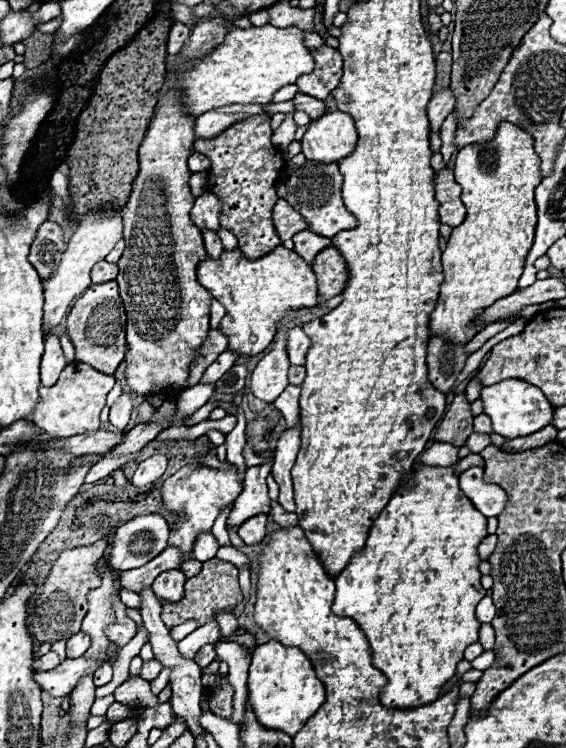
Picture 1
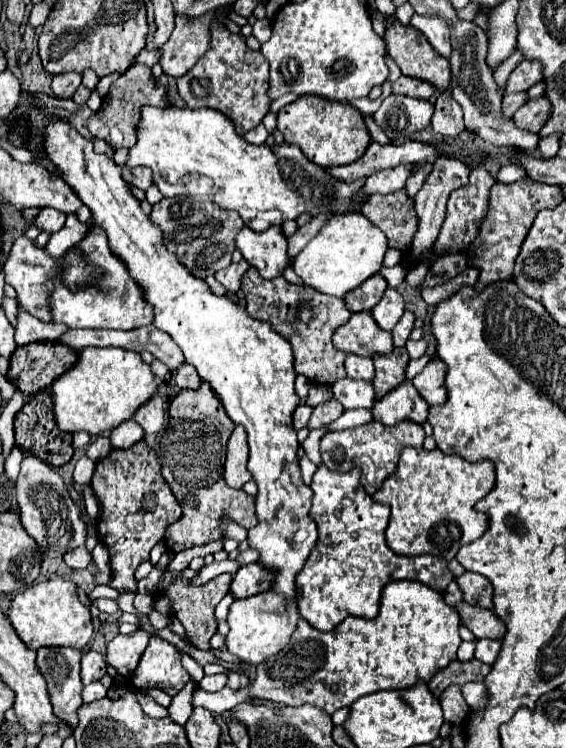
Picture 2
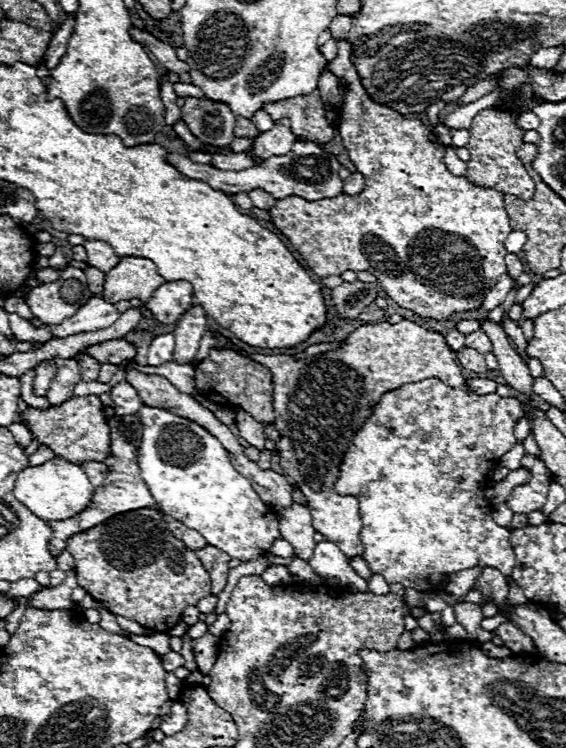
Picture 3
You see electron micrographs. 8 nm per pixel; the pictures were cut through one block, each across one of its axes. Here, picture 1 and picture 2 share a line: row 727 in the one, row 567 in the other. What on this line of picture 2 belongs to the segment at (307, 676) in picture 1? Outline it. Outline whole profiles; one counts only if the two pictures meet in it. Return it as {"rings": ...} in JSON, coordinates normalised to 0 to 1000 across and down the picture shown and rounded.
{"rings":[[[95,163],[81,171],[81,203],[88,214],[106,225],[117,243],[131,251],[131,257],[145,265],[145,270],[163,281],[163,297],[180,302],[191,313],[191,324],[198,337],[223,350],[226,364],[247,382],[254,382],[254,393],[261,404],[272,409],[272,433],[279,441],[297,444],[304,455],[322,465],[325,479],[332,487],[339,487],[353,505],[371,511],[375,521],[389,527],[389,535],[396,537],[399,553],[410,559],[413,567],[424,567],[438,578],[438,596],[442,596],[442,615],[438,615],[438,631],[445,634],[445,642],[456,647],[452,660],[452,693],[456,701],[438,709],[438,727],[445,735],[459,741],[459,757],[466,757],[473,765],[484,767],[481,773],[481,789],[502,794],[505,799],[523,799],[523,770],[537,759],[537,751],[544,749],[548,738],[558,733],[562,725],[562,703],[555,693],[548,690],[551,679],[551,652],[534,644],[530,620],[527,620],[527,586],[523,572],[516,567],[516,553],[523,543],[530,540],[530,532],[519,521],[519,489],[516,489],[516,465],[512,460],[488,447],[470,430],[449,428],[438,422],[435,414],[420,412],[410,401],[399,396],[378,396],[364,377],[339,369],[307,340],[300,340],[286,326],[283,305],[265,297],[265,291],[251,283],[247,270],[230,259],[223,251],[223,243],[212,235],[212,225],[198,217],[187,206],[170,206],[159,187],[145,184],[124,166],[117,163]]]}

